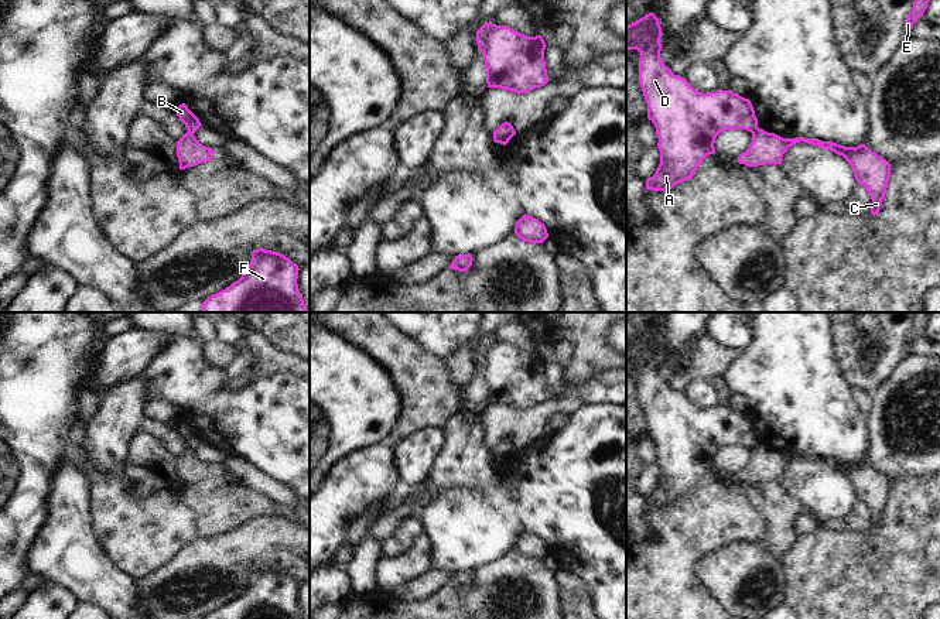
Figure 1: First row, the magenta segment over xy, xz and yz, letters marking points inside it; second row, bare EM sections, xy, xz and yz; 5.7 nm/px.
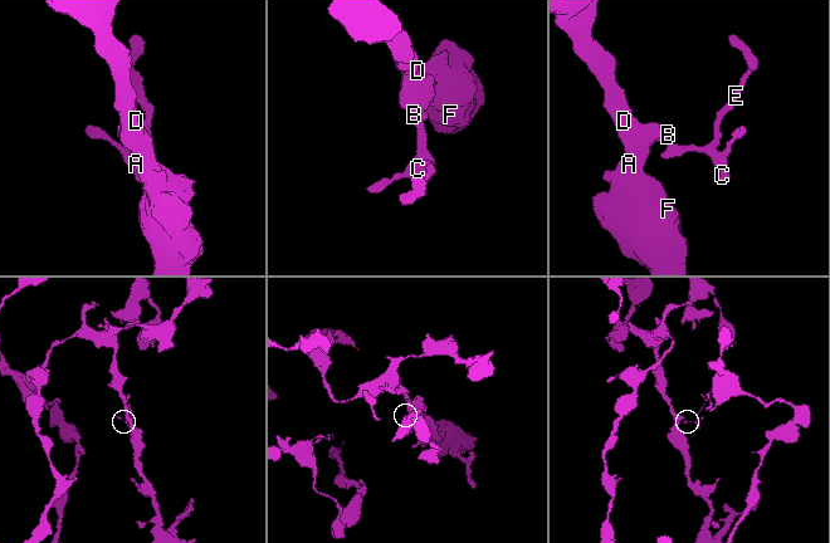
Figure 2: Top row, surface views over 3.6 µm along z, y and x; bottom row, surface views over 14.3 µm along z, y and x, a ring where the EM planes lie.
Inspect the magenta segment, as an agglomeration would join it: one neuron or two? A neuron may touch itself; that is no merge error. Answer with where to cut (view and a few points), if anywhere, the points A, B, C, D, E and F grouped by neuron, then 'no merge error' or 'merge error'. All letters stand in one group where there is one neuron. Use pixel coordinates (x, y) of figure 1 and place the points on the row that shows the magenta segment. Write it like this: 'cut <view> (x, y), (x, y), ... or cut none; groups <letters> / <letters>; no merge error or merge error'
cut yz (758, 127), (752, 133); groups A B D F / C E; merge error

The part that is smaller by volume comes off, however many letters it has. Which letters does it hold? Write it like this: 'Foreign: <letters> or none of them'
Foreign: C, E

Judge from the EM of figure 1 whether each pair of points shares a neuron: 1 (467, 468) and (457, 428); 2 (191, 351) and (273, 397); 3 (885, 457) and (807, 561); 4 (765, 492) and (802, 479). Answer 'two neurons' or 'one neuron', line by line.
1: one neuron
2: one neuron
3: two neurons
4: two neurons

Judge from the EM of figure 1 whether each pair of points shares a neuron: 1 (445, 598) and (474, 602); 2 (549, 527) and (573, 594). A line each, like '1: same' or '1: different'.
1: different
2: different

